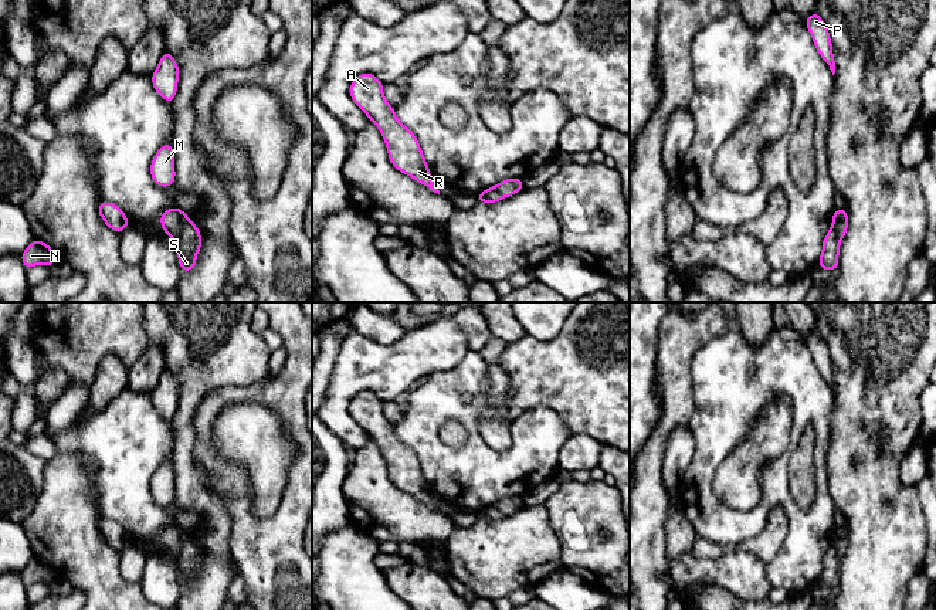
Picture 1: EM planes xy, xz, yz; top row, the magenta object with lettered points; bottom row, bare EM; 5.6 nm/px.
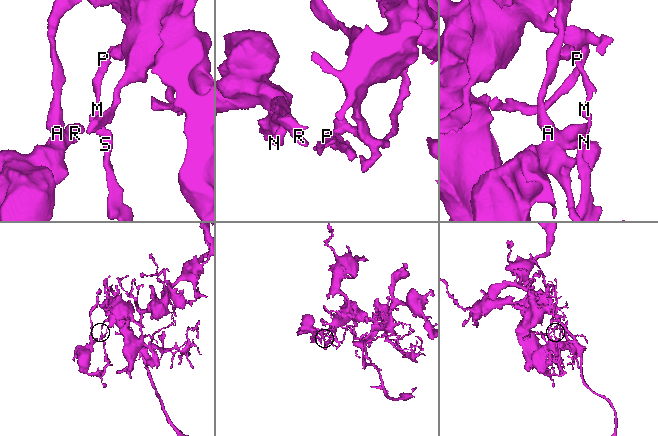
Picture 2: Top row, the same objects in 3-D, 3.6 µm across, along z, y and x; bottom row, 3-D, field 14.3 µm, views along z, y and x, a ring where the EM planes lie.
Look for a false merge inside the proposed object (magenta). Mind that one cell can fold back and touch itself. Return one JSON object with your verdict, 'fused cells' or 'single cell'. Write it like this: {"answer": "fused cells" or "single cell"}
{"answer": "fused cells"}

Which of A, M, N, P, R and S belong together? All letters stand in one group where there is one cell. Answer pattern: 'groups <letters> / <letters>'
groups A N R S / M P

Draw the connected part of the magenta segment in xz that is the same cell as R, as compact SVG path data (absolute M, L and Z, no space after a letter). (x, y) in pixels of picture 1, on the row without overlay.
M372 390L360 392L349 404L353 420L374 440L386 460L389 478L401 491L440 512L416 453L406 445L384 417L383 400Z

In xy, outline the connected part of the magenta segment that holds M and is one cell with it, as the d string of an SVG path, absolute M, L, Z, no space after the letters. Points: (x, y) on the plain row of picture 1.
M170 460L165 461L152 477L150 494L159 505L169 505L174 502L174 472Z

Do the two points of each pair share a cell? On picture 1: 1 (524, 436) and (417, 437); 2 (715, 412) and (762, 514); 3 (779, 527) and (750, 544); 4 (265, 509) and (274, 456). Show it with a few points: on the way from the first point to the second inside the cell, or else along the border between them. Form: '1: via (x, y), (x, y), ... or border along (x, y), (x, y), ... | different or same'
1: via (502, 461), (446, 461) | same
2: via (712, 447), (706, 457), (706, 497), (726, 517) | same
3: via (772, 534), (762, 544), (758, 544) | same
4: via (265, 497), (267, 468) | same

